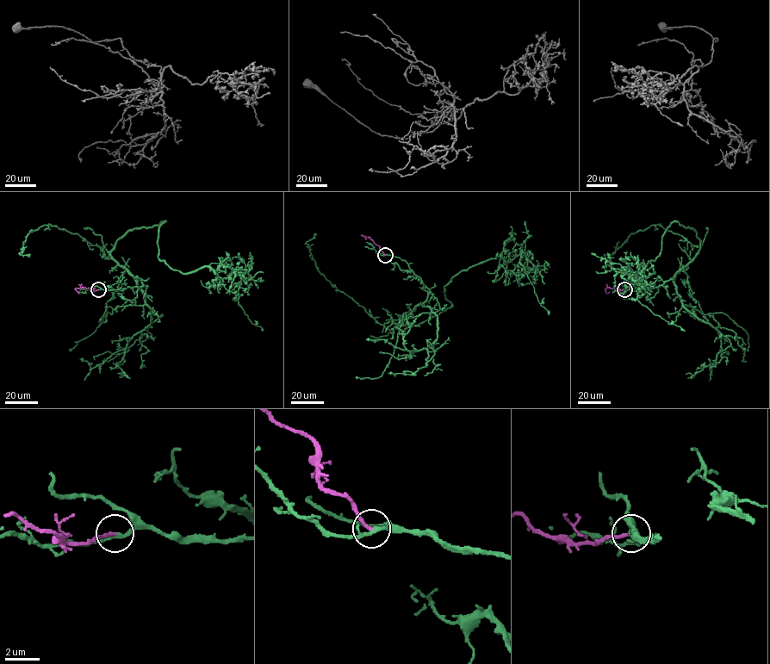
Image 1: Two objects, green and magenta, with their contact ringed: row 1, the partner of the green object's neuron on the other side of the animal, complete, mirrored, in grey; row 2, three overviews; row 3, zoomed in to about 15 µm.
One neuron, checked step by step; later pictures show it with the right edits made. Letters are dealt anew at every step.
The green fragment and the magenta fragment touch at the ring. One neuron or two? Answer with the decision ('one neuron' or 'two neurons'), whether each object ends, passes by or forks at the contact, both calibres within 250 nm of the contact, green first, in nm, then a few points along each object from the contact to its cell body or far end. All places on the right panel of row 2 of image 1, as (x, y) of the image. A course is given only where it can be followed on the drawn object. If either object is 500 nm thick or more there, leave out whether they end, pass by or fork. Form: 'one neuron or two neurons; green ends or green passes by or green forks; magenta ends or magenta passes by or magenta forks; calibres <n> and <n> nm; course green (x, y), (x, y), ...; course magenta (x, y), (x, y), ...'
two neurons; green forks; magenta ends; calibres 170 and 200 nm; course green (624, 289), (673, 278), (700, 248), (692, 228), (673, 221), (626, 269), (685, 331); course magenta (624, 289), (605, 289), (606, 293), (610, 292)

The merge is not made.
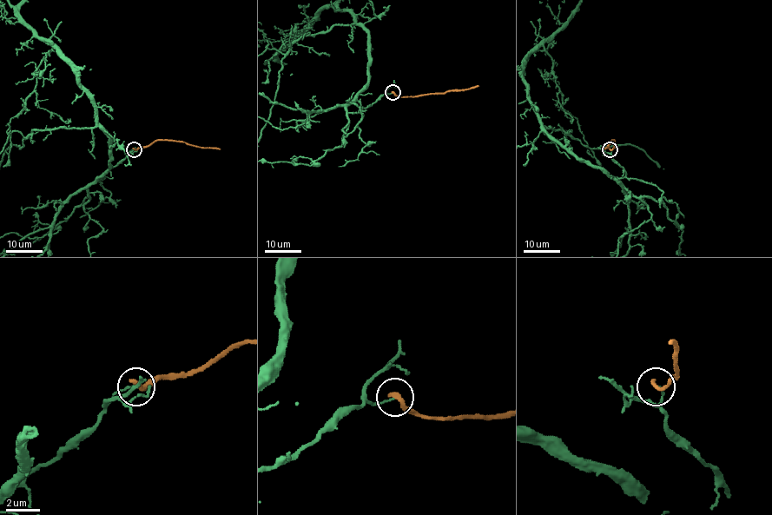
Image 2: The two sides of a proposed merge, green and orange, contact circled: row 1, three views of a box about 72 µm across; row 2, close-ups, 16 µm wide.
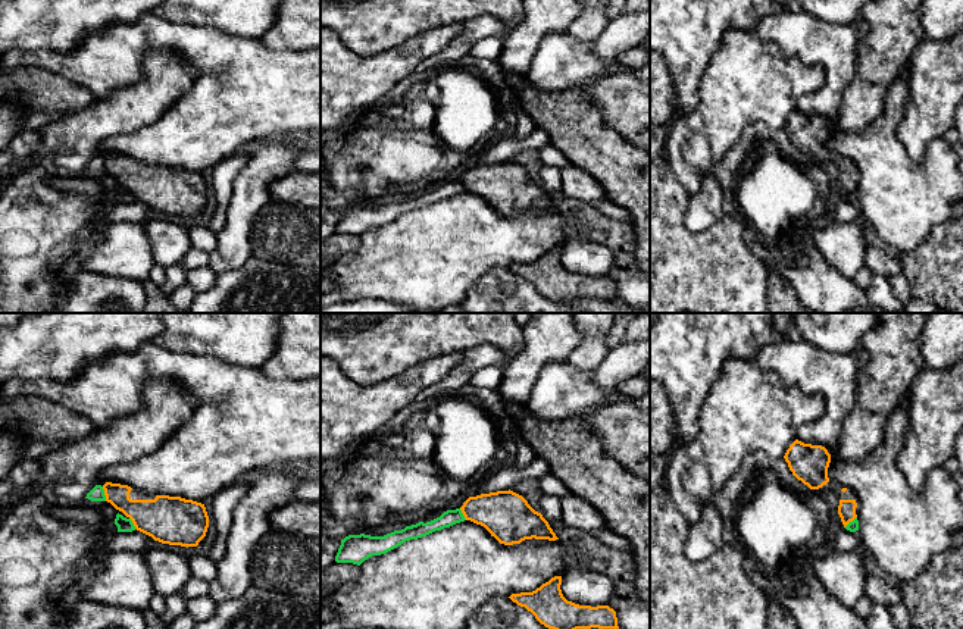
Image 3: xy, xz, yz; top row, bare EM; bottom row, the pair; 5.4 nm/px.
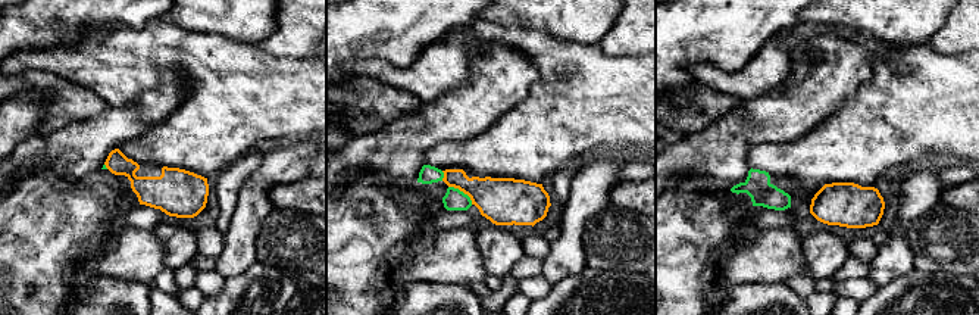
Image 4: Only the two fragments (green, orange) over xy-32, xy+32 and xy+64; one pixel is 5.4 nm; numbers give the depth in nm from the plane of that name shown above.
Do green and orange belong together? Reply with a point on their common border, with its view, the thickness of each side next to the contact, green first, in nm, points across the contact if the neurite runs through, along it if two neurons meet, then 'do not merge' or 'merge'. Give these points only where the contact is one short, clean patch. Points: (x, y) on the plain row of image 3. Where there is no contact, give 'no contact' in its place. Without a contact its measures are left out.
meets green in xy at (103, 165); 80 nm thick on the green side, 160 nm on the other; border along xy (102, 157), (106, 171); do not merge

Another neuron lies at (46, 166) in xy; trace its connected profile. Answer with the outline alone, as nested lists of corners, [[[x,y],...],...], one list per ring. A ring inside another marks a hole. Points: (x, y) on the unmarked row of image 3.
[[[172,50],[146,51],[143,66],[141,81],[40,129],[18,132],[0,151],[0,185],[18,168],[43,170],[44,175],[81,175],[106,140],[154,122],[188,93],[197,73],[187,59]]]

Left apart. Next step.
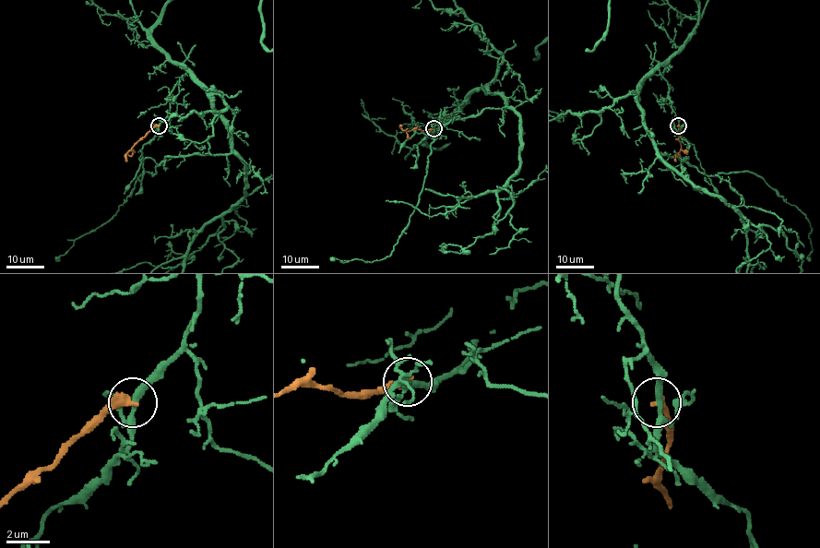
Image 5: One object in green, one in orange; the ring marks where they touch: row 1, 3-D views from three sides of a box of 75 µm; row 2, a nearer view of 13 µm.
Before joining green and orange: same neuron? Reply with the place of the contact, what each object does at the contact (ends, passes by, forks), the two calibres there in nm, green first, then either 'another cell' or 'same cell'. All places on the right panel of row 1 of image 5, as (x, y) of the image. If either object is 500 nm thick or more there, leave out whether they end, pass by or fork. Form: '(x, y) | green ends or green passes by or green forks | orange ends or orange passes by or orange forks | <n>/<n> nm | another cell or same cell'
(678, 125) | green forks | orange ends | 240/360 nm | another cell

